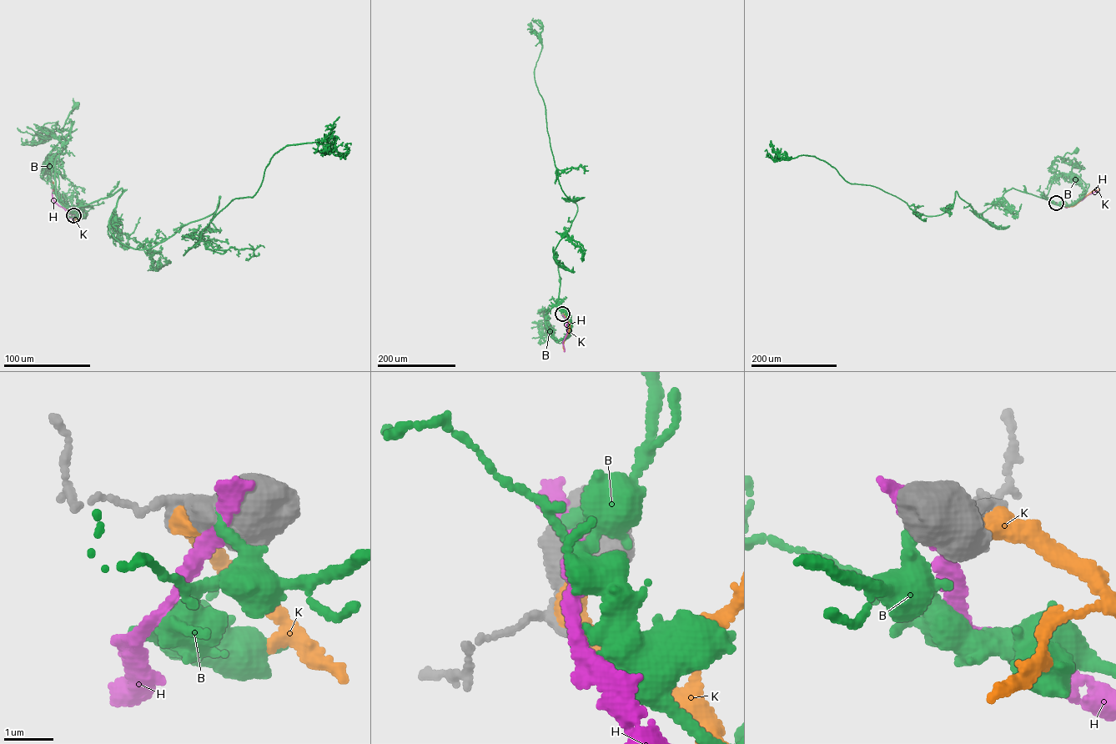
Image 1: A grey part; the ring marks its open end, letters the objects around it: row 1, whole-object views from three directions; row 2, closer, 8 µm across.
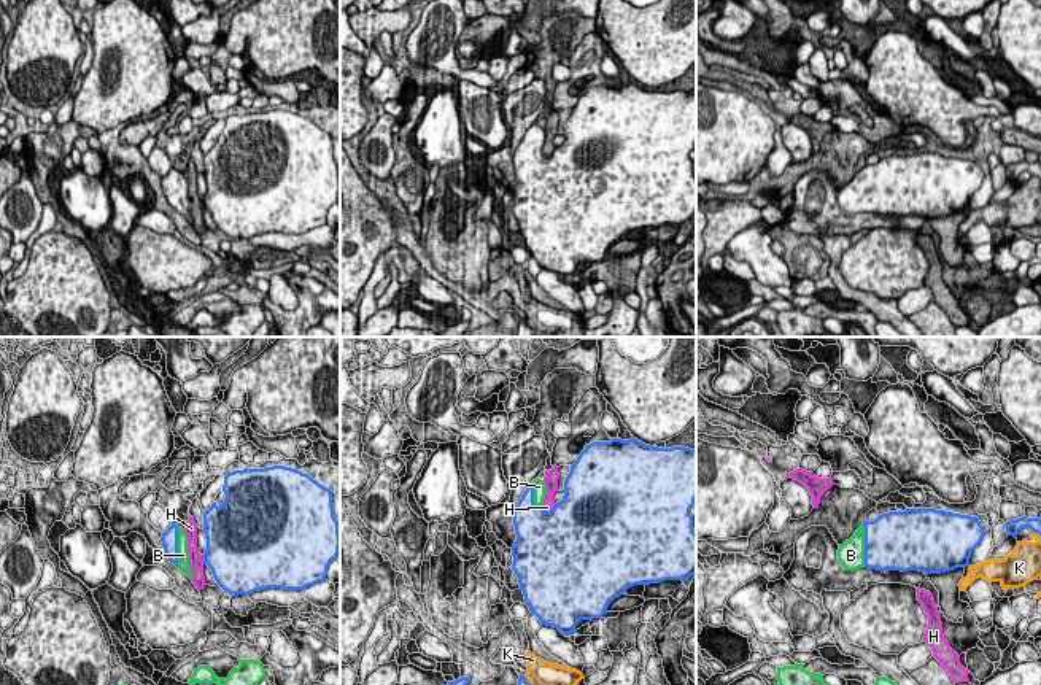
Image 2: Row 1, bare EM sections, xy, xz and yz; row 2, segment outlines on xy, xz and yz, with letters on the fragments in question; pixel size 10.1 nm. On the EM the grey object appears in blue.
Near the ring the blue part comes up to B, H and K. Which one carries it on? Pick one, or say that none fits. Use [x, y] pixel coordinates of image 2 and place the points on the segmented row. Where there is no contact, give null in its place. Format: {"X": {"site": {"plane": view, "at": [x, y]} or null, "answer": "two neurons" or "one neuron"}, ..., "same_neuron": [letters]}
{"B": {"site": {"plane": "yz", "at": [865, 545]}, "answer": "one neuron"}, "H": {"site": {"plane": "xz", "at": [547, 512]}, "answer": "two neurons"}, "K": {"site": {"plane": "xz", "at": [526, 681]}, "answer": "two neurons"}, "same_neuron": ["B"]}

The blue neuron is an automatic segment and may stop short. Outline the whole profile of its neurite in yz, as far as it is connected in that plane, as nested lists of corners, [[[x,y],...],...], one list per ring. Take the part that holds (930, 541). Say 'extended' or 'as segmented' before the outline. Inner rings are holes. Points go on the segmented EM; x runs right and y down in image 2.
extended; [[[906,509],[865,521],[839,545],[844,571],[919,571],[925,575],[969,566],[985,531],[977,517],[936,509]]]

